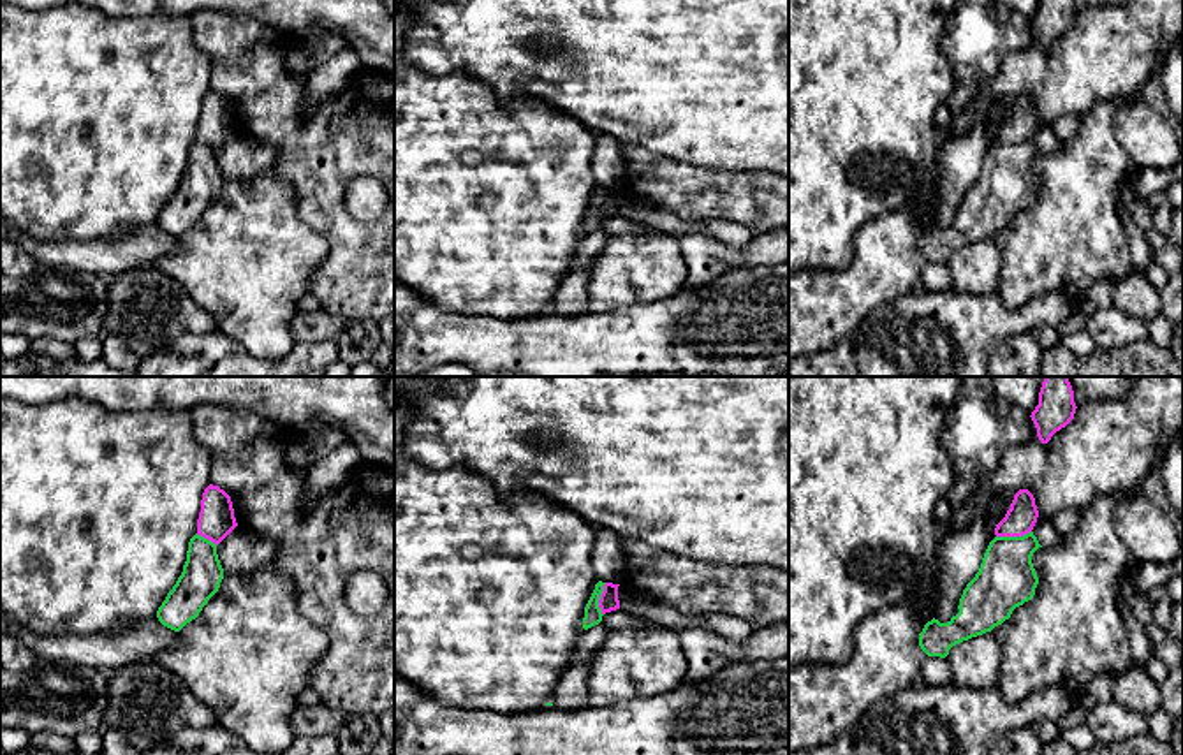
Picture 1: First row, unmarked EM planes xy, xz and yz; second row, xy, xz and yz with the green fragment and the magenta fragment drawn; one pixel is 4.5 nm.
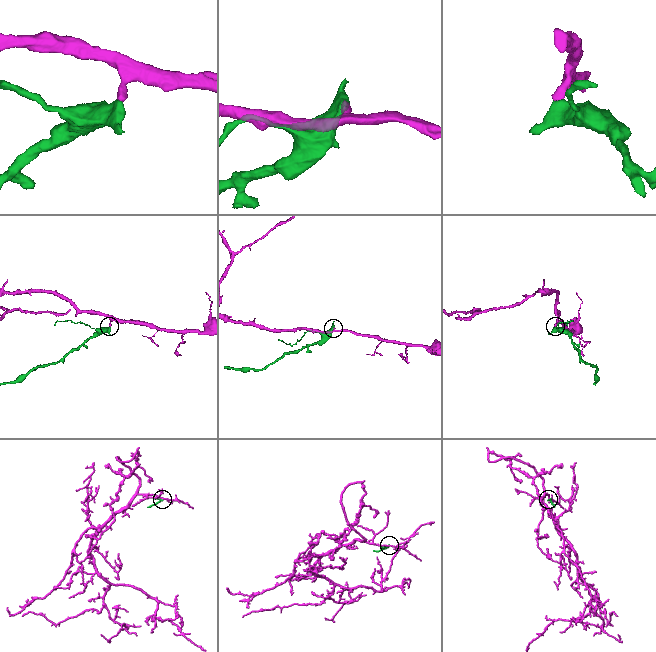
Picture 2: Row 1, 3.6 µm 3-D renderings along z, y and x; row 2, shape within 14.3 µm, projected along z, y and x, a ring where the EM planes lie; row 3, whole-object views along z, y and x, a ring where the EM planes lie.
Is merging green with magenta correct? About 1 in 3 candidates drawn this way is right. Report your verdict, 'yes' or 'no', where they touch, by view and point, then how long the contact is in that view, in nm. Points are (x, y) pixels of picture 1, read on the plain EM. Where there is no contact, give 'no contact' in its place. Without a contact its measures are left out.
no; contact yz (1013, 143); length 160 nm

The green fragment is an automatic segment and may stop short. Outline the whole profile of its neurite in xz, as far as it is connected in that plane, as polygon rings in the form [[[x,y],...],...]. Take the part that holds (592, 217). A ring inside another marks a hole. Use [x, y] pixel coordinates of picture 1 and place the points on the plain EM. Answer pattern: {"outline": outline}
{"outline": [[[599,187],[595,190],[595,195],[593,195],[586,213],[584,213],[584,224],[583,224],[583,234],[584,236],[588,236],[588,234],[592,234],[592,232],[595,232],[595,231],[599,231],[602,227],[604,220],[602,220],[602,216],[599,213],[599,206],[600,206],[600,201],[604,197],[604,190],[606,188],[602,188],[602,187]]]}

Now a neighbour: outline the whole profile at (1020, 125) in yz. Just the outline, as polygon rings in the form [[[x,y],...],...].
[[[1019,95],[1014,100],[1010,114],[1005,123],[996,130],[996,143],[1023,143],[1030,139],[1037,128],[1039,116],[1035,104],[1028,95]]]

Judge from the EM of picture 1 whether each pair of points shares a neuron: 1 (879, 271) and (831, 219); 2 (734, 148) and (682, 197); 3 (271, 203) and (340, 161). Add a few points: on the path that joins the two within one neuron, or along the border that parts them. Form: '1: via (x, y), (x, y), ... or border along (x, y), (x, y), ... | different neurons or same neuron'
1: border along (881, 213), (858, 229), (844, 268), (819, 268) | different neurons
2: border along (671, 157), (703, 168), (752, 171) | different neurons
3: border along (270, 169), (294, 189), (296, 213), (310, 227) | different neurons

